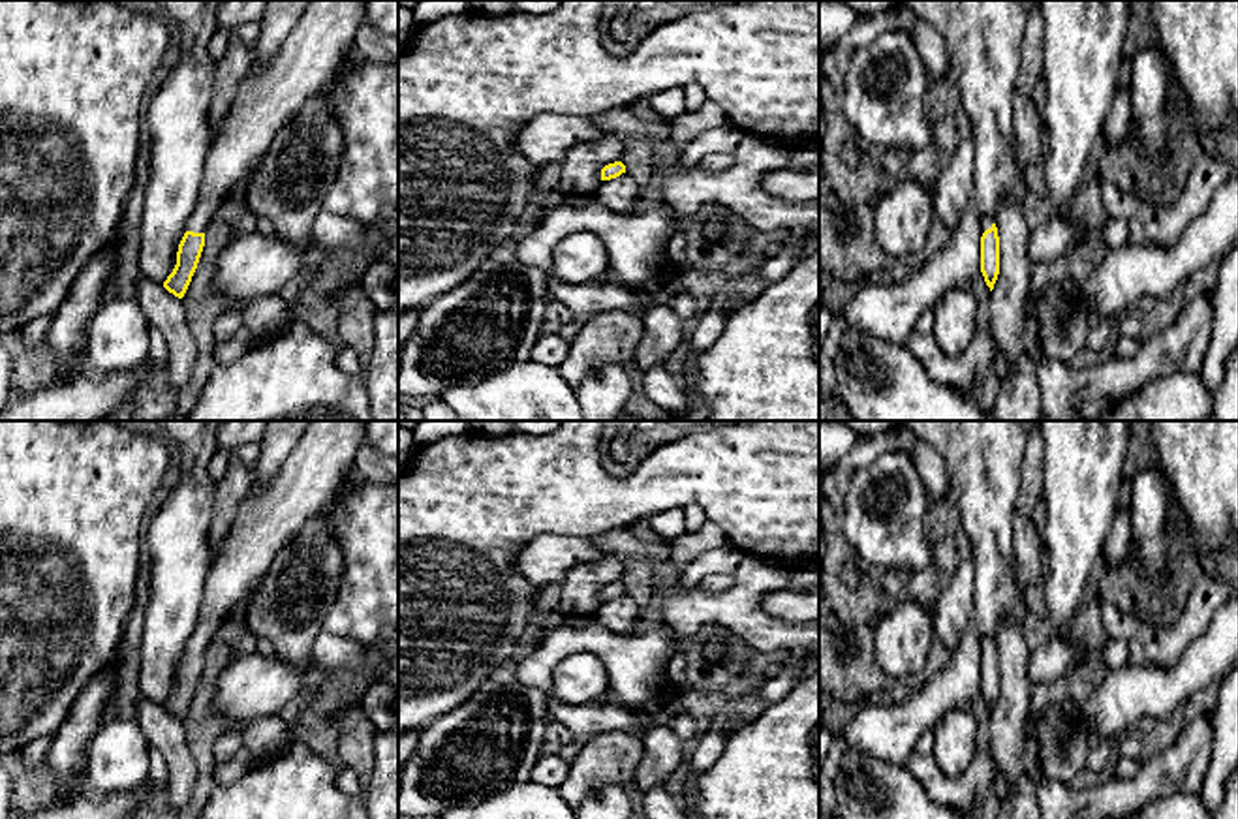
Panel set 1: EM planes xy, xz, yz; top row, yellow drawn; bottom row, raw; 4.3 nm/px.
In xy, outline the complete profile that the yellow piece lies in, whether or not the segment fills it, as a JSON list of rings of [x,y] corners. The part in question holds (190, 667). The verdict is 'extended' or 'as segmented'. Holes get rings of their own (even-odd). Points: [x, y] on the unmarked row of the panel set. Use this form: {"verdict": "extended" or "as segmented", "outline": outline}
{"verdict": "extended", "outline": [[[308,421],[280,473],[254,485],[244,496],[237,520],[209,565],[199,618],[178,665],[177,686],[163,703],[169,714],[184,718],[205,667],[207,646],[231,616],[233,605],[263,582],[295,533],[334,502],[364,443],[364,421]]]}

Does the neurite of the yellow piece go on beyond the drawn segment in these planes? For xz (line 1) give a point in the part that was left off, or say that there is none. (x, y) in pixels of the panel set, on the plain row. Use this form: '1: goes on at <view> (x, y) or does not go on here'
1: does not go on here

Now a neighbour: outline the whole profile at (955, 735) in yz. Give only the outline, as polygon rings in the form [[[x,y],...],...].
[[[969,706],[945,712],[934,725],[934,759],[943,774],[964,774],[977,755],[977,721]]]

